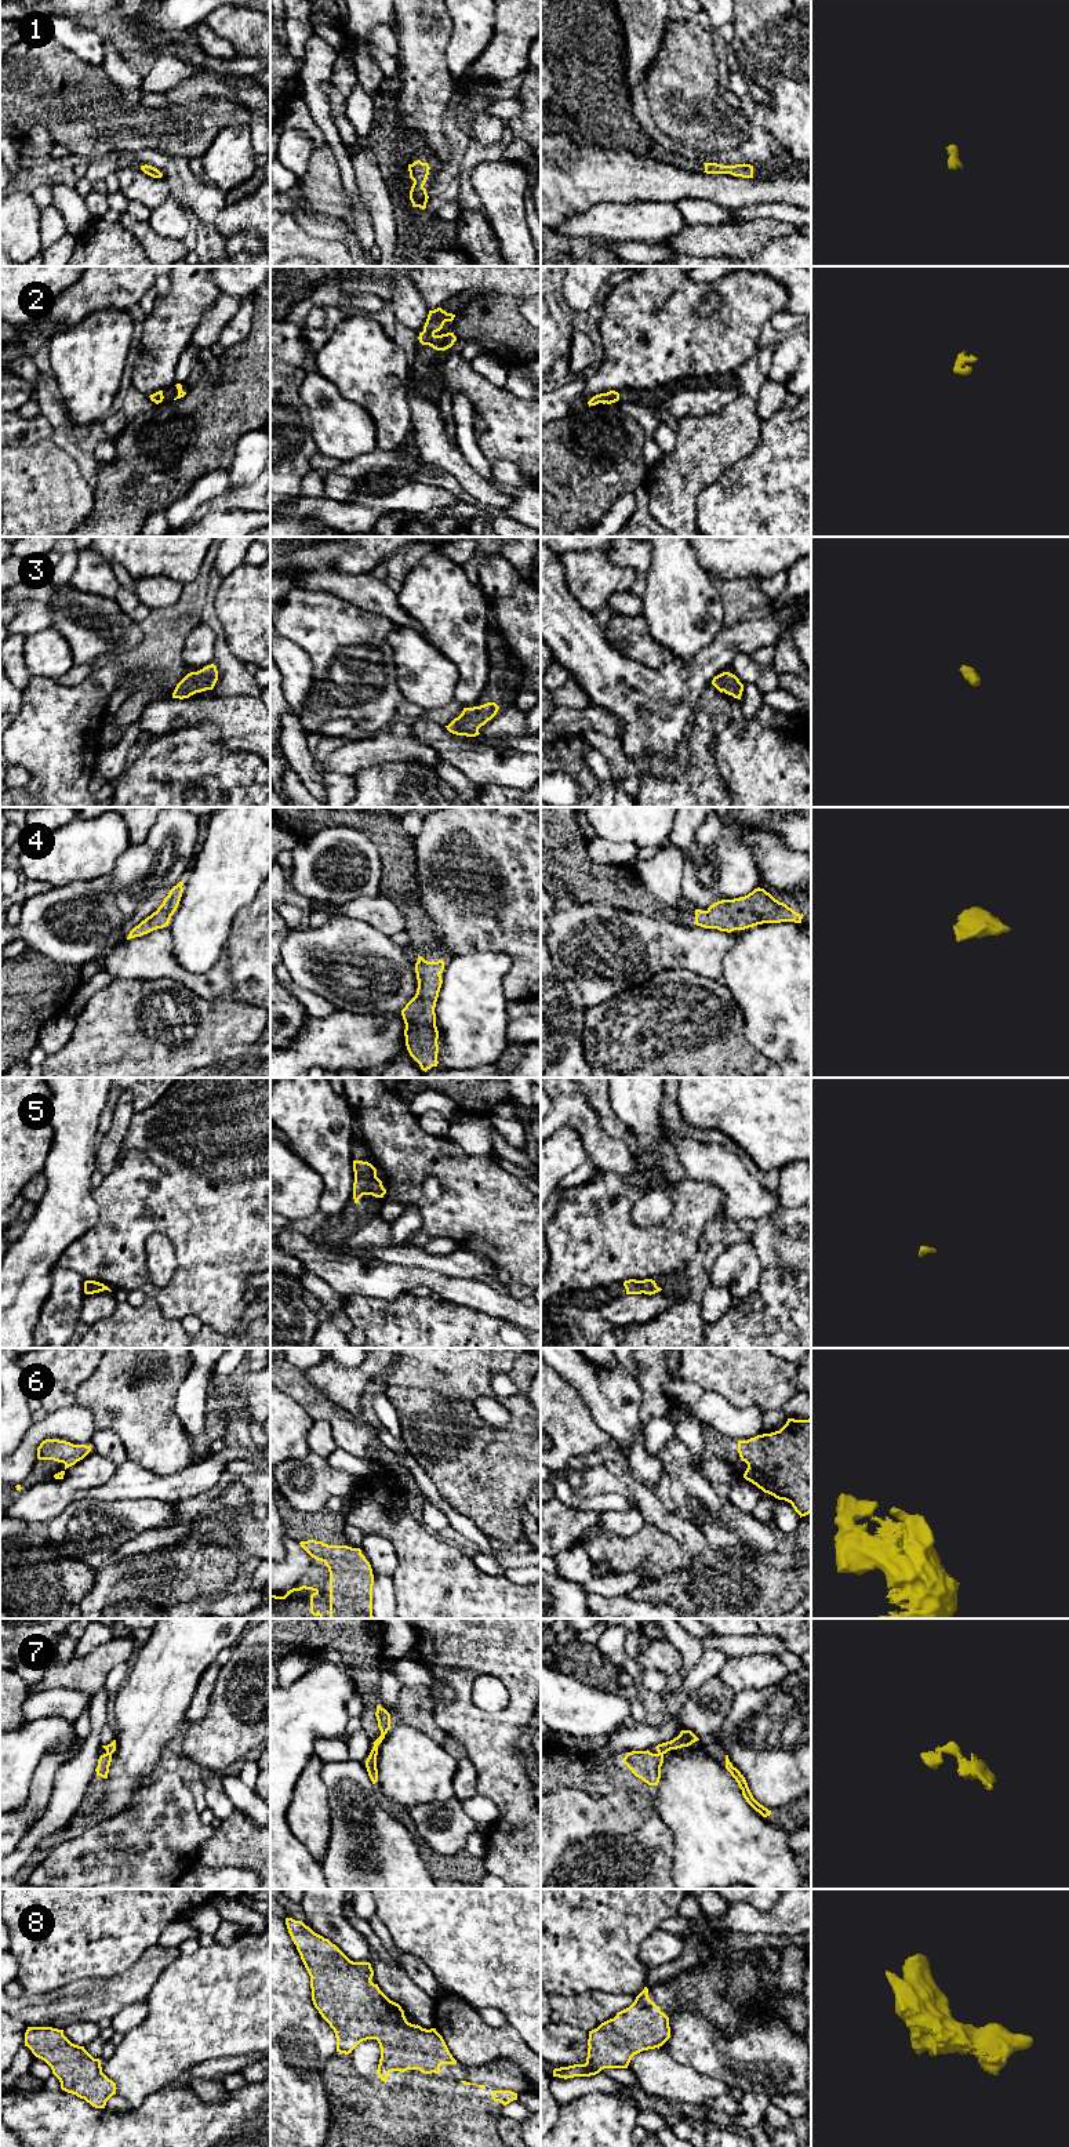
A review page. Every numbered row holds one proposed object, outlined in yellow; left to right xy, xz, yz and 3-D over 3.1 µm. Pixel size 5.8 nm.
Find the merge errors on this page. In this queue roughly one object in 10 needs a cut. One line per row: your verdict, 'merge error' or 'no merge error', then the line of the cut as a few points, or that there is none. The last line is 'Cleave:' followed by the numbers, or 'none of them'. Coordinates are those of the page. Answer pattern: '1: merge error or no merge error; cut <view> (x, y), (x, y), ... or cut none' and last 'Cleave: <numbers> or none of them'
1: no merge error; cut none
2: no merge error; cut none
3: no merge error; cut none
4: no merge error; cut none
5: no merge error; cut none
6: no merge error; cut none
7: no merge error; cut none
8: no merge error; cut none
Cleave: none of them

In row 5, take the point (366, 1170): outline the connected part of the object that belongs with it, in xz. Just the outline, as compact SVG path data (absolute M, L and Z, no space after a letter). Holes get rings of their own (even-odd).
M353 1160L354 1183L353 1183L353 1199L354 1203L363 1195L372 1195L375 1198L383 1198L386 1189L382 1181L377 1177L377 1169L363 1160Z

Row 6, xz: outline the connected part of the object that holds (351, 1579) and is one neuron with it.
M301 1541L301 1547L330 1572L330 1619L374 1619L374 1574L360 1548Z

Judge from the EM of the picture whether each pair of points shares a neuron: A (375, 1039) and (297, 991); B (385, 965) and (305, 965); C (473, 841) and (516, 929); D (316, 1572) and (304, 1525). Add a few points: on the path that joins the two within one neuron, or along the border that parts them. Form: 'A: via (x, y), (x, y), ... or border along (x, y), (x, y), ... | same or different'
A: border along (338, 1010), (324, 1017), (309, 1017) | different
B: via (366, 965), (324, 965) | same
C: via (487, 863), (516, 892), (516, 907) | same
D: via (319, 1561), (319, 1554), (304, 1536) | same

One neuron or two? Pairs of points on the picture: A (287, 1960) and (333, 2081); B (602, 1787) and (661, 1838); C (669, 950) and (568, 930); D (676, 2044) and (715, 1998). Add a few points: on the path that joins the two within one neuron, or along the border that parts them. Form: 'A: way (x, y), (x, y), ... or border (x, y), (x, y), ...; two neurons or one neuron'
A: border (334, 2031), (335, 2053), (323, 2070), (327, 2095); two neurons
B: border (577, 1787), (593, 1795), (611, 1793); two neurons
C: way (644, 948), (599, 948), (593, 944); one neuron
D: border (669, 2013), (687, 2004), (693, 2004), (723, 2037); two neurons

